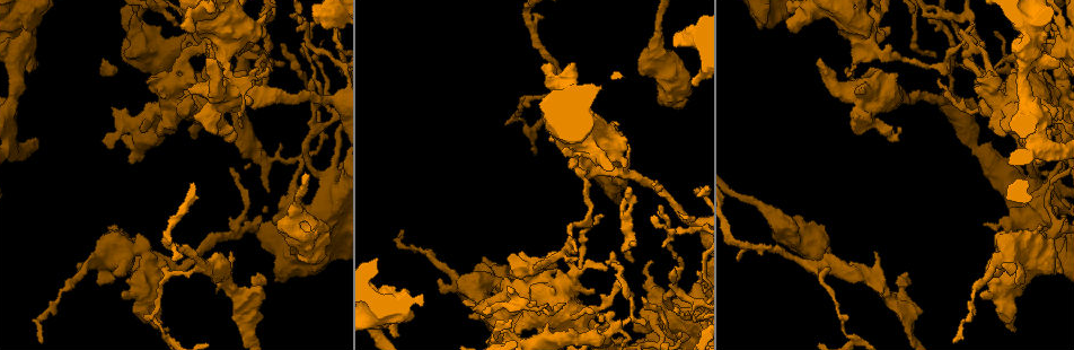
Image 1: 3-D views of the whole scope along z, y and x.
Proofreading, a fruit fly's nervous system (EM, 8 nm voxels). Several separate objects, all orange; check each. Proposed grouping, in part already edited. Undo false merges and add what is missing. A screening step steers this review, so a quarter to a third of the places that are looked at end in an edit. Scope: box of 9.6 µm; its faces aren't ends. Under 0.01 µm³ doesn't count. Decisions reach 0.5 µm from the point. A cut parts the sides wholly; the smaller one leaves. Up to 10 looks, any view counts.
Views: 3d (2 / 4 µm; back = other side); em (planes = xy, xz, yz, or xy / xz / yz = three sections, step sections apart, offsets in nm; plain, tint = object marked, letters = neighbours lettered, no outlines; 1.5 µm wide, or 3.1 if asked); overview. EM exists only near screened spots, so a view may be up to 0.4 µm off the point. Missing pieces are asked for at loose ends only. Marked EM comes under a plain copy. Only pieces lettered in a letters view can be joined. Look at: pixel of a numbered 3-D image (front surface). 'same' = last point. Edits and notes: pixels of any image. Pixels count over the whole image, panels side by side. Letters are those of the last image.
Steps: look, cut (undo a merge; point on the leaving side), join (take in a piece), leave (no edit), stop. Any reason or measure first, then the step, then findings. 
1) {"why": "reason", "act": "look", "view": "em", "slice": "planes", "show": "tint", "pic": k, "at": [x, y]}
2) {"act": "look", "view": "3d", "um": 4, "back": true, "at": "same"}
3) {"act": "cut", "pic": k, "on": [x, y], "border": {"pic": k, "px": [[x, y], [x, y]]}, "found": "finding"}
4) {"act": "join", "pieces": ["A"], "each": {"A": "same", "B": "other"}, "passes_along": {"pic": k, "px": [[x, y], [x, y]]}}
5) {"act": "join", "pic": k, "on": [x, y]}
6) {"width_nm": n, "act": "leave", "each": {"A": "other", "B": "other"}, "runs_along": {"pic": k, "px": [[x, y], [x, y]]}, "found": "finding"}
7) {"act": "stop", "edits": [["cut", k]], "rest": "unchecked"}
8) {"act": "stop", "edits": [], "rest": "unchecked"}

{"why": "an open end", "act": "look", "view": "3d", "um": 4, "pic": 1, "at": [518, 332]}

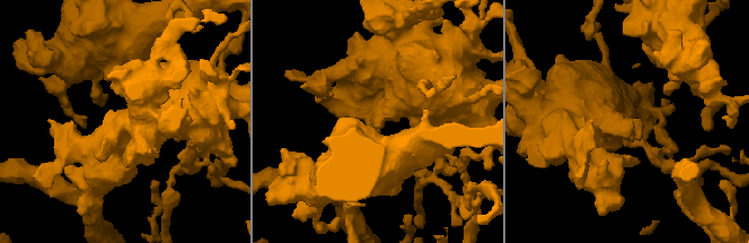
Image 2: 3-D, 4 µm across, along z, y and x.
{"act": "look", "view": "em", "slice": "planes", "show": "letters", "pic": 2, "at": [375, 126]}

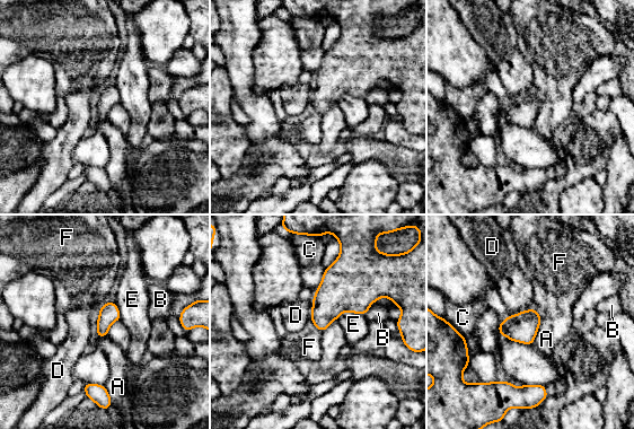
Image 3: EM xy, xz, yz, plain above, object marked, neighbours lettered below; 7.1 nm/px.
{"act": "leave", "each": {"A": "other", "B": "other", "C": "other", "D": "other", "E": "other", "F": "other"}, "border": {"pic": 3, "px": [[539, 326], [531, 343]]}, "found": "none of them fits"}

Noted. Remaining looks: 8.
{"why": "a fork", "act": "look", "view": "em", "slice": "xz", "step": 4, "show": "letters", "pic": 1, "at": [986, 65]}

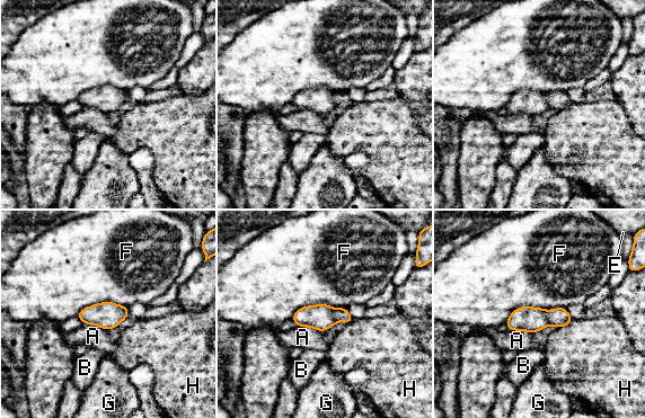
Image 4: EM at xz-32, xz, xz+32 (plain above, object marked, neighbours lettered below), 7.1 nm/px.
{"act": "leave", "each": {"A": "other", "B": "other", "E": "other", "F": "other", "G": "other", "H": "other"}, "border": {"pic": 4, "px": [[565, 307], [518, 307], [505, 321]]}, "found": "continuous, no second cell"}

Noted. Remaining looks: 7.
{"why": "abrupt turn", "act": "look", "view": "em", "slice": "planes", "show": "letters", "pic": 1, "at": [915, 41]}

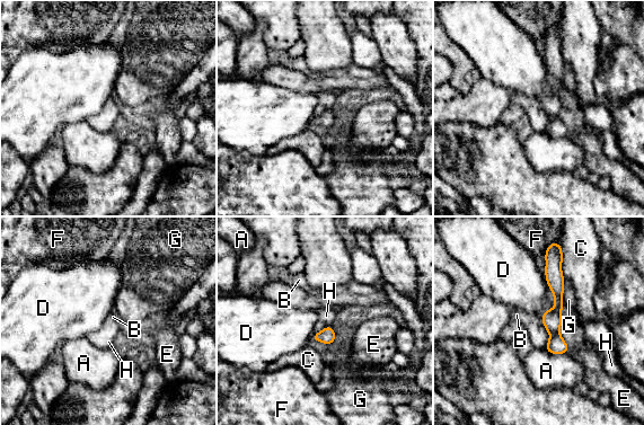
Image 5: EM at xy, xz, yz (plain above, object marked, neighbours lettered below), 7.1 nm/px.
{"act": "leave", "each": {"A": "other", "B": "other", "C": "other", "D": "other", "E": "other", "F": "other", "G": "other", "H": "other"}, "border": {"pic": 5, "px": [[540, 318], [549, 335], [546, 348]]}, "found": "all the same cell"}

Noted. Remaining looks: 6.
{"act": "stop", "edits": [], "rest": "unchecked"}

